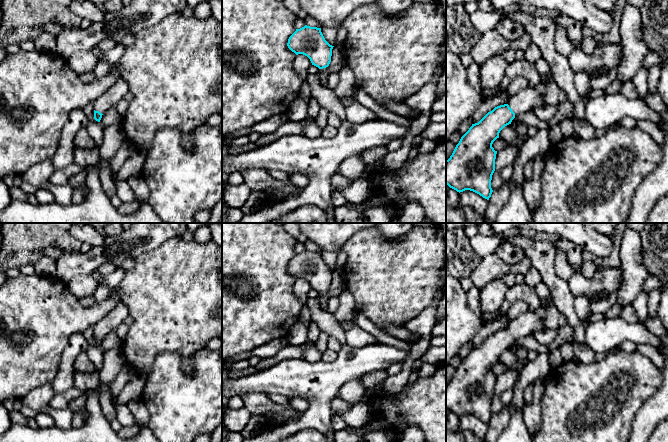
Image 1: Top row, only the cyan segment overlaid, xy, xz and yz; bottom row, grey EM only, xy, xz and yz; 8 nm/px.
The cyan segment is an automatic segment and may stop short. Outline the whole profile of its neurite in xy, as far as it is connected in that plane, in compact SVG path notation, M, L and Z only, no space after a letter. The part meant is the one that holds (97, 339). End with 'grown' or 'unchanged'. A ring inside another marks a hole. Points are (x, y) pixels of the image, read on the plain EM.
M118 302L115 308L104 318L98 321L93 328L94 343L100 346L102 339L125 321L129 316L128 308L123 302Z; grown

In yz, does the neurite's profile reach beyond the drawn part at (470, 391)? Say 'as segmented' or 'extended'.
extended

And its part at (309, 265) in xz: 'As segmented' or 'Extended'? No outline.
Extended

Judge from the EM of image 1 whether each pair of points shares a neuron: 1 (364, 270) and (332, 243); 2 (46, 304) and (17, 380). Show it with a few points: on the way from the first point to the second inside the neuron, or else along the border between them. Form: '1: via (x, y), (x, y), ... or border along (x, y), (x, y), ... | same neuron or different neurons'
1: border along (355, 233), (347, 240), (341, 250) | different neurons
2: via (40, 323), (40, 336), (17, 361) | same neuron

